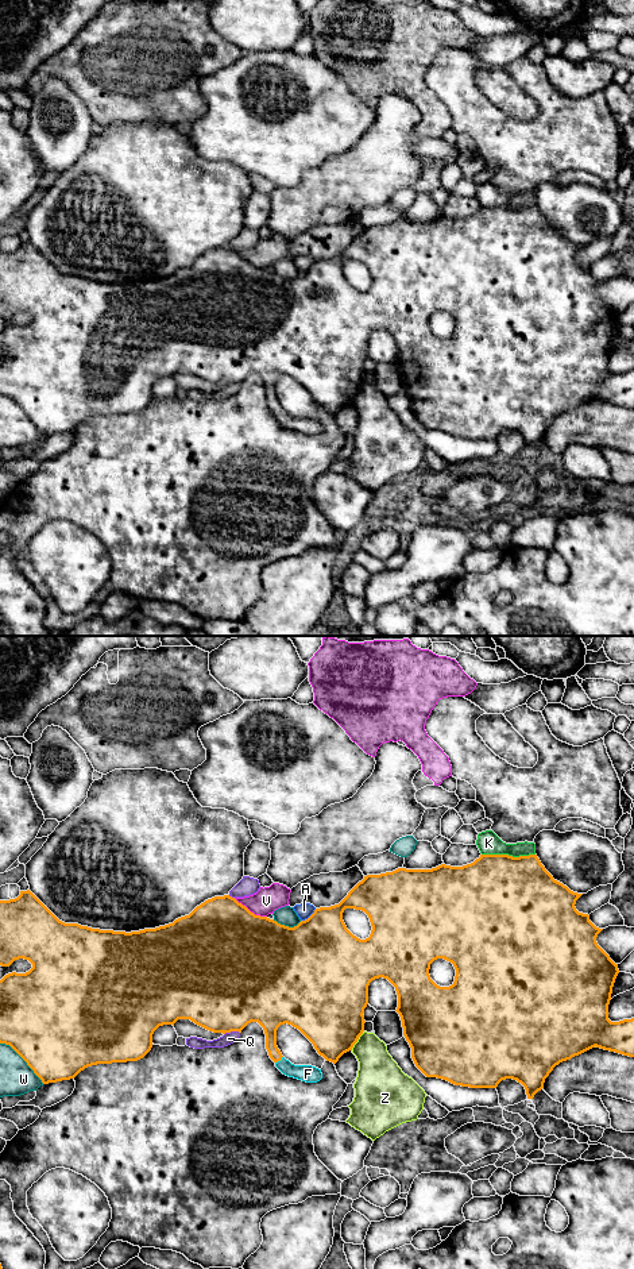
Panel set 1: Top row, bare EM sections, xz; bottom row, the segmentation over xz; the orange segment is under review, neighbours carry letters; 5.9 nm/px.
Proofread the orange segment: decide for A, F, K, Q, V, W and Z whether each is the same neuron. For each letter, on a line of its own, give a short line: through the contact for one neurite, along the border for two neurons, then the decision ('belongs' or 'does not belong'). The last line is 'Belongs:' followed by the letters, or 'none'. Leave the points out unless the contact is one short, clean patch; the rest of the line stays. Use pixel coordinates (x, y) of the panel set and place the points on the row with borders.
A: does not belong
F: line xz (270, 1019), (270, 1045), (279, 1060), (292, 1071), (308, 1073); belongs
K: does not belong
Q: does not belong
V: does not belong
W: does not belong
Z: does not belong
Belongs: F

